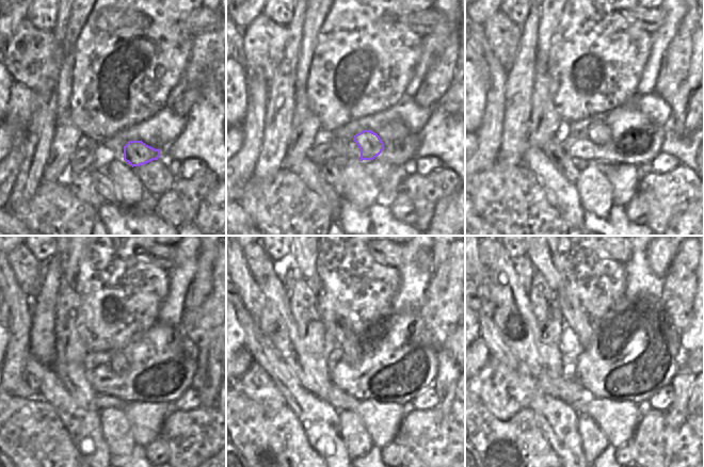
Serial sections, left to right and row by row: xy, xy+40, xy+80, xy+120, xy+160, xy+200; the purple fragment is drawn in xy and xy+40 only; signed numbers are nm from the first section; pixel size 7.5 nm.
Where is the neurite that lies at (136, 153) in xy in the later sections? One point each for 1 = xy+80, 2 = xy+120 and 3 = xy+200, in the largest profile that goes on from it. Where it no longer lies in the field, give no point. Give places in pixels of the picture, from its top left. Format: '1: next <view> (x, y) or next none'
1: next xy+80 (601, 134)
2: next xy+120 (120, 364)
3: next xy+200 (543, 257)

